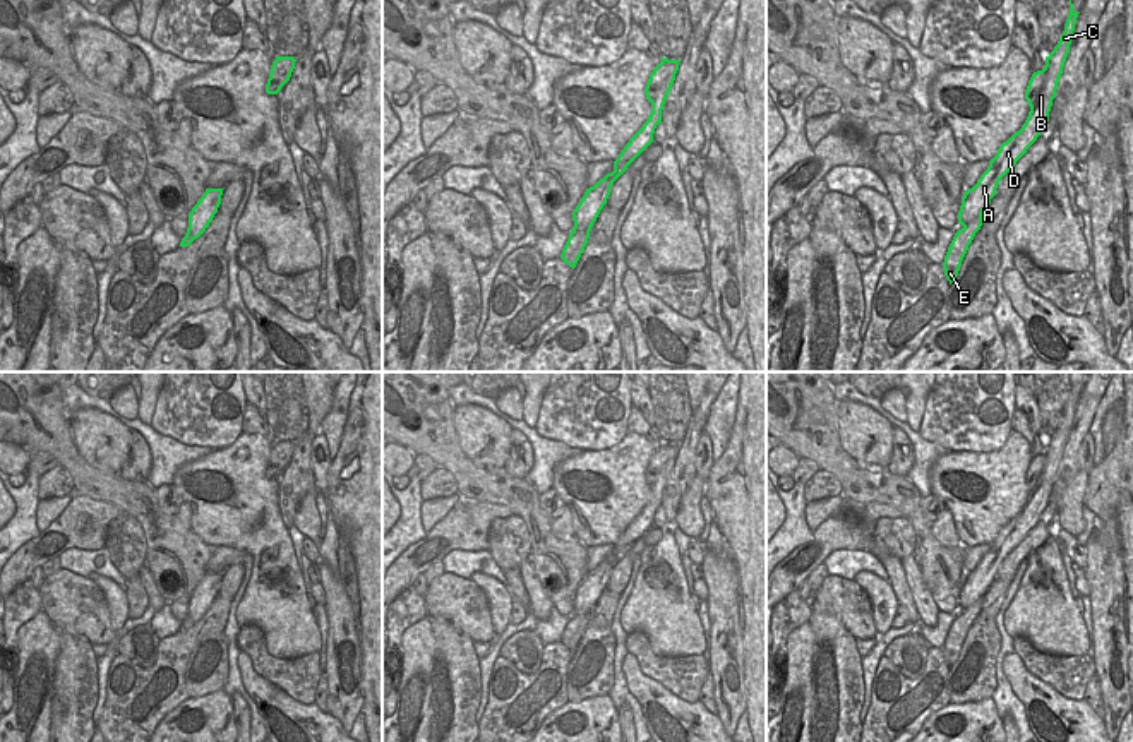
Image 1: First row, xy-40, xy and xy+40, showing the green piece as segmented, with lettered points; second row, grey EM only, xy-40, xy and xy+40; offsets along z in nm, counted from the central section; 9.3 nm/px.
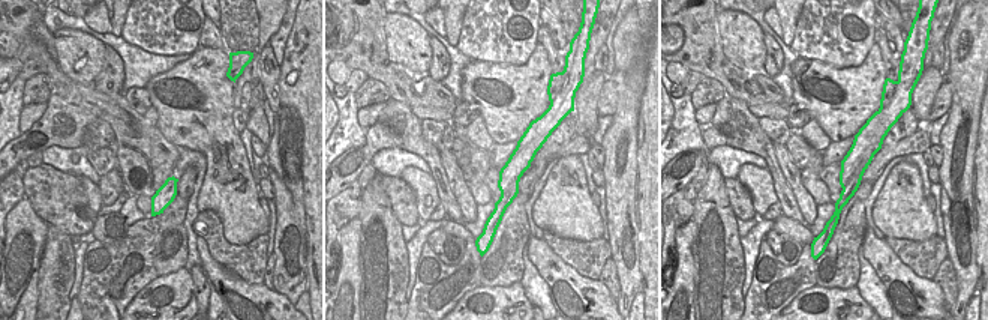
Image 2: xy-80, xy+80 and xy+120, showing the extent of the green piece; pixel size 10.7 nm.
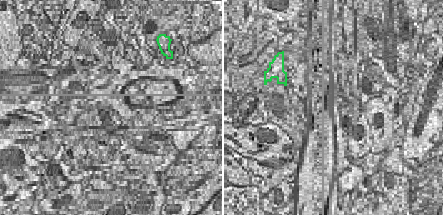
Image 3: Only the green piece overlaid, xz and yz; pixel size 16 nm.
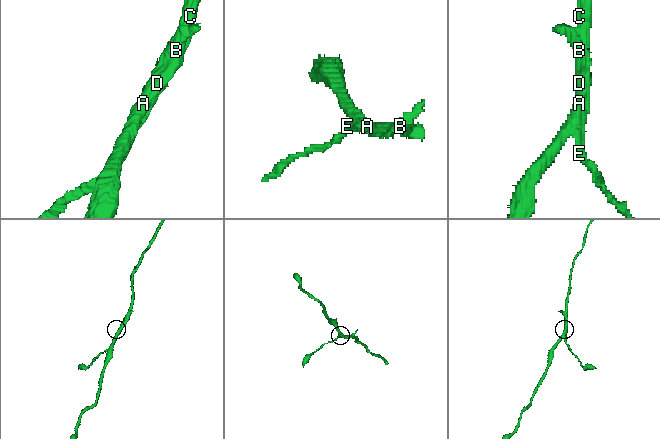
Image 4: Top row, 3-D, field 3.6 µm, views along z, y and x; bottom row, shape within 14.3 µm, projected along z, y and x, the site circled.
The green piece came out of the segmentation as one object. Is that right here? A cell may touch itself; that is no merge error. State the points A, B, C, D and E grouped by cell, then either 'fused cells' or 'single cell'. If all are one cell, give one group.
groups A B C D / E; fused cells

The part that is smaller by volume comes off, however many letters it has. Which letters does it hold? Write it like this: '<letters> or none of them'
E

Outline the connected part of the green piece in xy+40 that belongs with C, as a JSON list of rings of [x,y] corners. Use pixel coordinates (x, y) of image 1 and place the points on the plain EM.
[[[1070,384],[1070,398],[1064,415],[1054,434],[1046,440],[1044,452],[1032,458],[1025,473],[1025,483],[1030,490],[1025,507],[1018,516],[1015,516],[1006,526],[999,530],[996,540],[989,545],[987,554],[980,559],[977,567],[965,574],[958,595],[958,607],[963,610],[963,613],[980,613],[982,596],[996,579],[999,564],[1016,548],[1016,545],[1037,524],[1040,514],[1047,509],[1058,466],[1070,437],[1078,398],[1080,396],[1073,394],[1073,387]]]

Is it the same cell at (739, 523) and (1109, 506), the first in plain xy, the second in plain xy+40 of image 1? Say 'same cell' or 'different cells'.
same cell

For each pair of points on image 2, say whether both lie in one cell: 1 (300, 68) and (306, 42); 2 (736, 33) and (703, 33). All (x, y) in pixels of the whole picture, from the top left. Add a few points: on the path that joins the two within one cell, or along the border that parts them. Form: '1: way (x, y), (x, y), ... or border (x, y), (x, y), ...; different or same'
1: way (306, 62), (308, 48); same
2: border (715, 15), (721, 51), (736, 63); different

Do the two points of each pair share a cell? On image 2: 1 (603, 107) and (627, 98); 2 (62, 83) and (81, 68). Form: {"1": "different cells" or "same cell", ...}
{"1": "different cells", "2": "different cells"}

